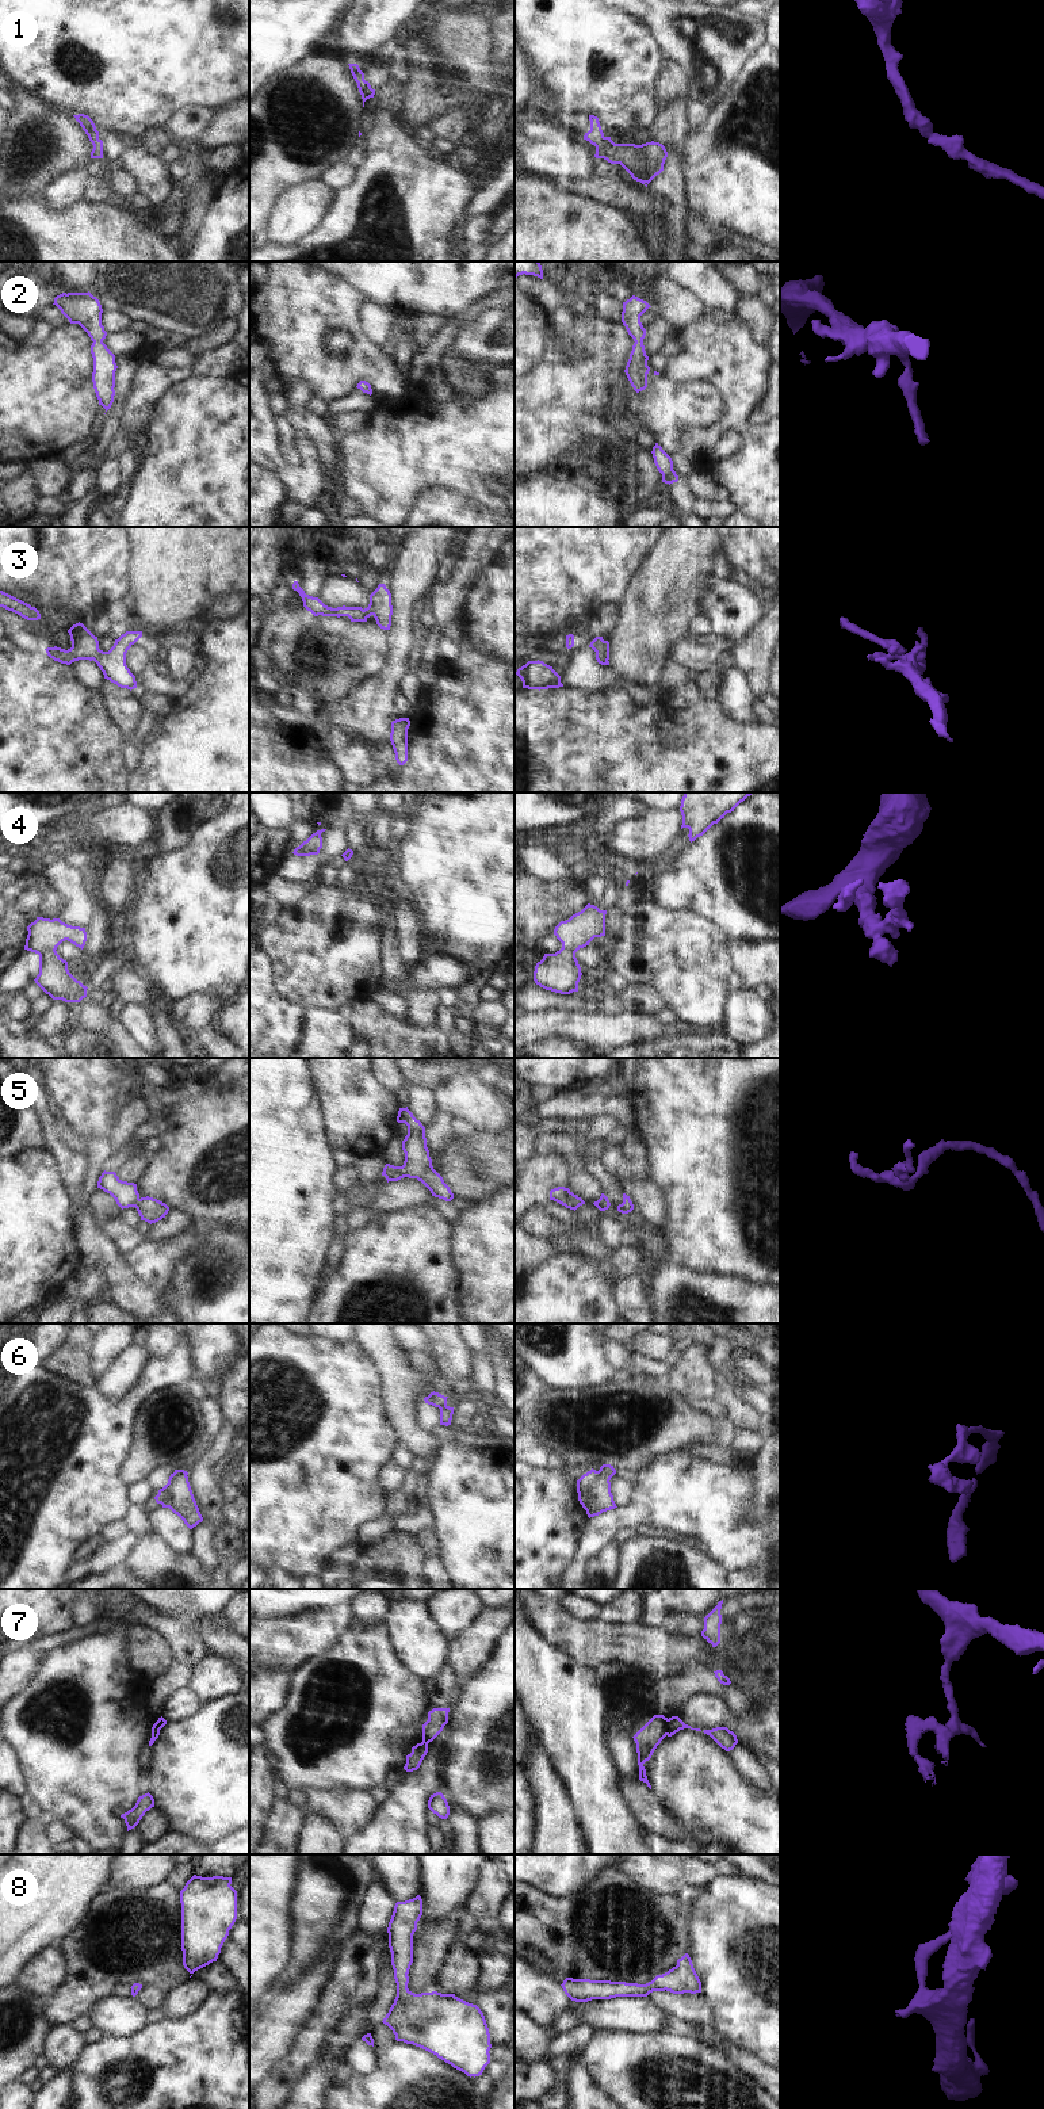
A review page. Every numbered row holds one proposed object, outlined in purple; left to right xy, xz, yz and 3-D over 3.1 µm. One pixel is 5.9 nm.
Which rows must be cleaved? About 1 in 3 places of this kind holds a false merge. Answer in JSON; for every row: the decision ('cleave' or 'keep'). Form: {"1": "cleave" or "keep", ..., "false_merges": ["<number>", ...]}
{"1": "keep", "2": "keep", "3": "keep", "4": "keep", "5": "keep", "6": "keep", "7": "cleave", "8": "keep", "false_merges": ["7"]}

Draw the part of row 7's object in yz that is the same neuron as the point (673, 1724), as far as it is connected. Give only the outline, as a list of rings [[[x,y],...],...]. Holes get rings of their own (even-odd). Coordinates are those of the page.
[[[672,1716],[672,1718],[669,1718],[666,1720],[666,1735],[668,1737],[674,1735],[676,1732],[678,1732],[680,1730],[684,1730],[684,1728],[691,1728],[691,1730],[701,1731],[700,1728],[692,1728],[691,1726],[685,1724],[678,1716]]]

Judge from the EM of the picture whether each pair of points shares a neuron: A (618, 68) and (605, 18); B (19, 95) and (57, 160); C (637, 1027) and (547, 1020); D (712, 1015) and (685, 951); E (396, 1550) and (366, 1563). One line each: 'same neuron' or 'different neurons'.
A: same neuron
B: same neuron
C: same neuron
D: same neuron
E: same neuron

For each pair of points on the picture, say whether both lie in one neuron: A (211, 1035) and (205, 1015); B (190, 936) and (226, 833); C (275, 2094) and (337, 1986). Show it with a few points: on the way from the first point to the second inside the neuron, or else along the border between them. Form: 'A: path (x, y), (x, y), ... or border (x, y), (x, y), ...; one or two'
A: border (213, 1023), (197, 1034); two
B: path (211, 910), (226, 896), (226, 859); one
C: path (289, 2067), (306, 2050), (316, 2029), (328, 2013); one

